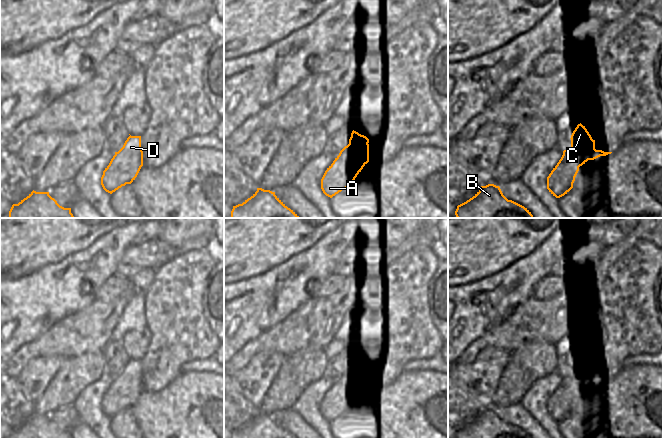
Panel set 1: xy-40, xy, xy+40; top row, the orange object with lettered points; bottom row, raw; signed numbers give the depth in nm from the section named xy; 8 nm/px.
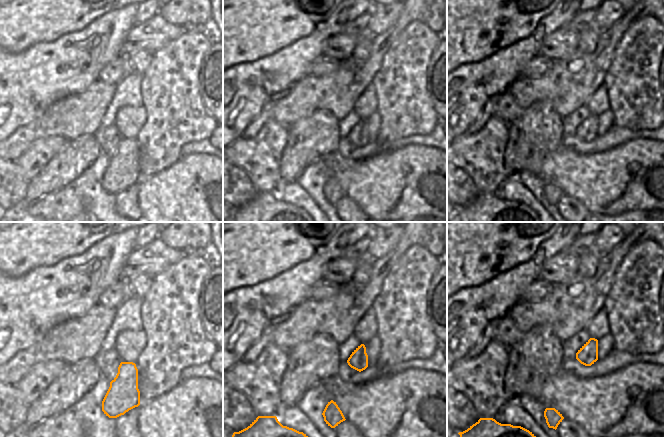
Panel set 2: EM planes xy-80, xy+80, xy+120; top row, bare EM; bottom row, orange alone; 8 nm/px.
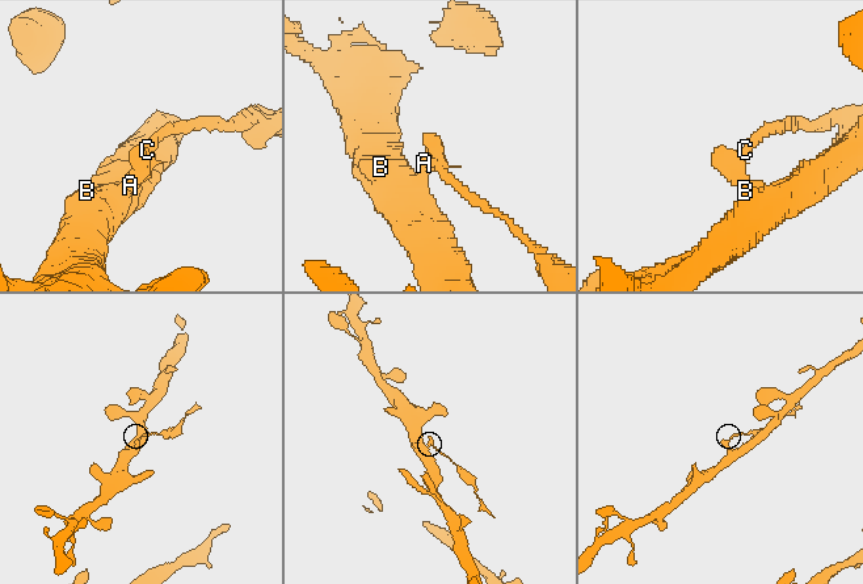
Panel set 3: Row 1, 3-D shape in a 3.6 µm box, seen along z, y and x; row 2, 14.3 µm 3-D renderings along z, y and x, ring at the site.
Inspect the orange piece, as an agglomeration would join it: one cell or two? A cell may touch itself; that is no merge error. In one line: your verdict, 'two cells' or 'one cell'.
two cells

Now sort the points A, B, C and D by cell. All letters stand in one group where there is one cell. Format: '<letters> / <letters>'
A B D / C

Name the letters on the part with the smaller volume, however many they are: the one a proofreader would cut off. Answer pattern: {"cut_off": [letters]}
{"cut_off": ["C"]}

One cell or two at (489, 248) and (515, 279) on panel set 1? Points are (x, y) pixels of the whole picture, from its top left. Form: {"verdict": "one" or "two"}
{"verdict": "two"}

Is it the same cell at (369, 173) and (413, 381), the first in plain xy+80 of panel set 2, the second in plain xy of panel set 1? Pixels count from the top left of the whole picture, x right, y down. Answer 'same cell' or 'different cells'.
same cell

